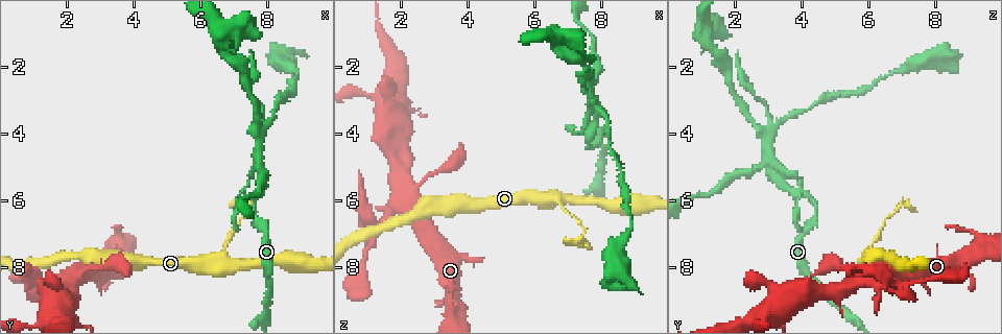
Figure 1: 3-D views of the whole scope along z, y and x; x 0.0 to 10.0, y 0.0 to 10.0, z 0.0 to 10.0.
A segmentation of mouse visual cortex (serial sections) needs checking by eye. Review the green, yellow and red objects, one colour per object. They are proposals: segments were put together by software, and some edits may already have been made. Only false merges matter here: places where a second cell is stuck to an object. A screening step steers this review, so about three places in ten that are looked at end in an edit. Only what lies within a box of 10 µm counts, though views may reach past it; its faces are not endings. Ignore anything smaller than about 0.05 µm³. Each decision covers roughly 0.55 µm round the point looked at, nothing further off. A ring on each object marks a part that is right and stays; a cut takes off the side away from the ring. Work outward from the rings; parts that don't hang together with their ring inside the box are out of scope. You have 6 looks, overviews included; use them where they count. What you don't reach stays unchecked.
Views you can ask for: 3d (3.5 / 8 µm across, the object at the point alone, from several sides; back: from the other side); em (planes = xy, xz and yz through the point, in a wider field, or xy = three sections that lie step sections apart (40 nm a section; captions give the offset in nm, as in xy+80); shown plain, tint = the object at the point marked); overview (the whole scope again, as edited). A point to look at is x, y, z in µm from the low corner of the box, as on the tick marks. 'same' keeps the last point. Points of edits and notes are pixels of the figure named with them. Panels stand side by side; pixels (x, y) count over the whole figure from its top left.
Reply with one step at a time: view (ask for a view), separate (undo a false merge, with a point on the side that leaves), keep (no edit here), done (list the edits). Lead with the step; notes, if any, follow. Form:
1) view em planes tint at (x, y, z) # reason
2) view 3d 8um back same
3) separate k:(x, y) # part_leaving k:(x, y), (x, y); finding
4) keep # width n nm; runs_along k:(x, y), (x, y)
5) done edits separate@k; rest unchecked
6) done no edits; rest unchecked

view 3d 8um at (1.40, 8.40, 6.70) # three-way junction

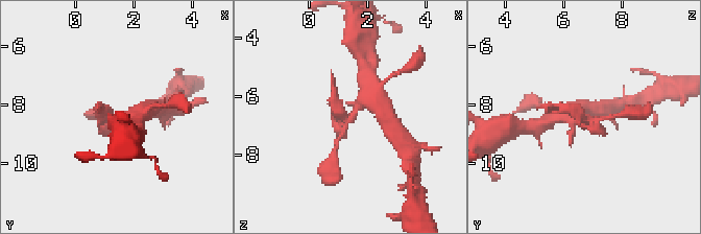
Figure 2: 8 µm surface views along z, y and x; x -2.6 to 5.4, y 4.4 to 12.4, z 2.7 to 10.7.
view em planes tint same # need the tissue

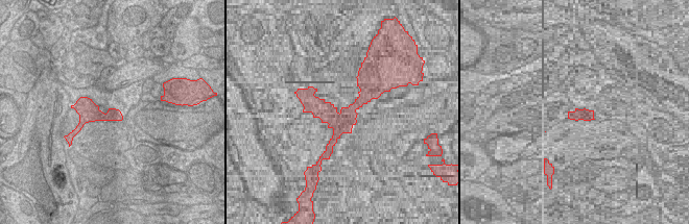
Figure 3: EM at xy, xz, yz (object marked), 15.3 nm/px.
separate 2:(339, 102) # part_leaving 2:(346, 118), (334, 102), (332, 82); a second cell is stuck on

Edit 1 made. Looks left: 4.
view overview # see it whole again

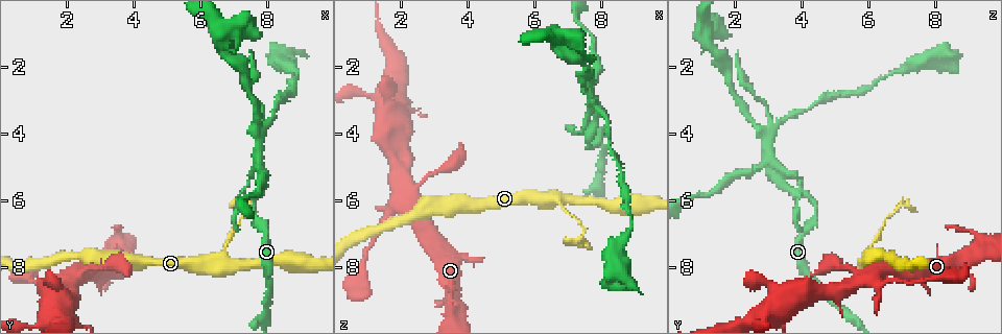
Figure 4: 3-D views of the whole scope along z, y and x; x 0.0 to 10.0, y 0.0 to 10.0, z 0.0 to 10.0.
view 3d 3.5um at (6.80, 8.00, 6.00) # three-way junction

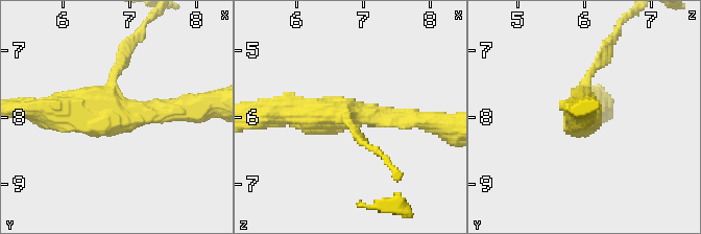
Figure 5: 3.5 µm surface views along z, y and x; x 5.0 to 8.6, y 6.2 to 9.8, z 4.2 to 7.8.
view em planes tint at (6.75, 7.90, 5.95) # arms 3; arm_widths 150, 250, 350 nm

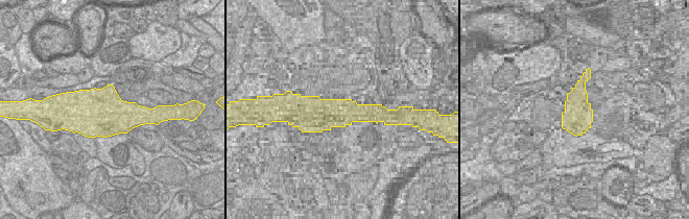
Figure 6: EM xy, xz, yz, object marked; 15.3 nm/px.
keep # runs_along 5:(263, 113), (401, 118); one cell here

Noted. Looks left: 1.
done edits separate@2; rest unchecked

